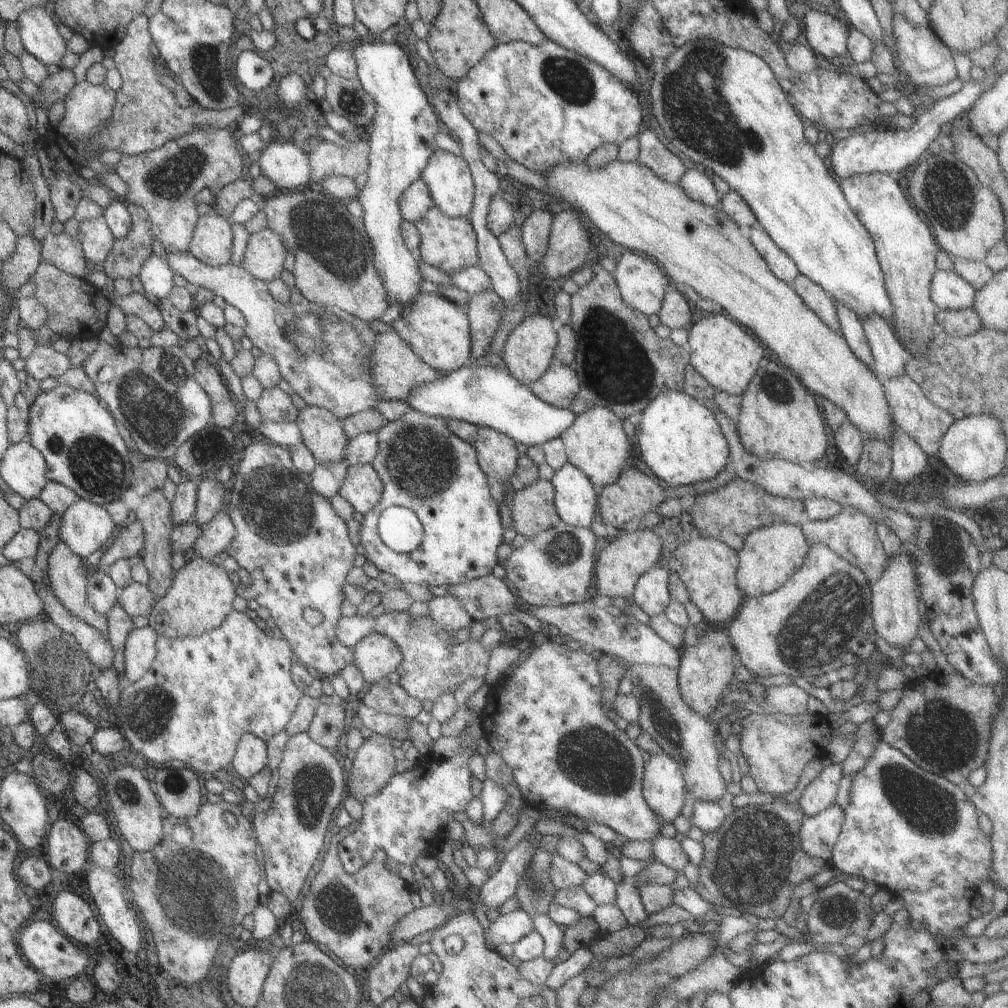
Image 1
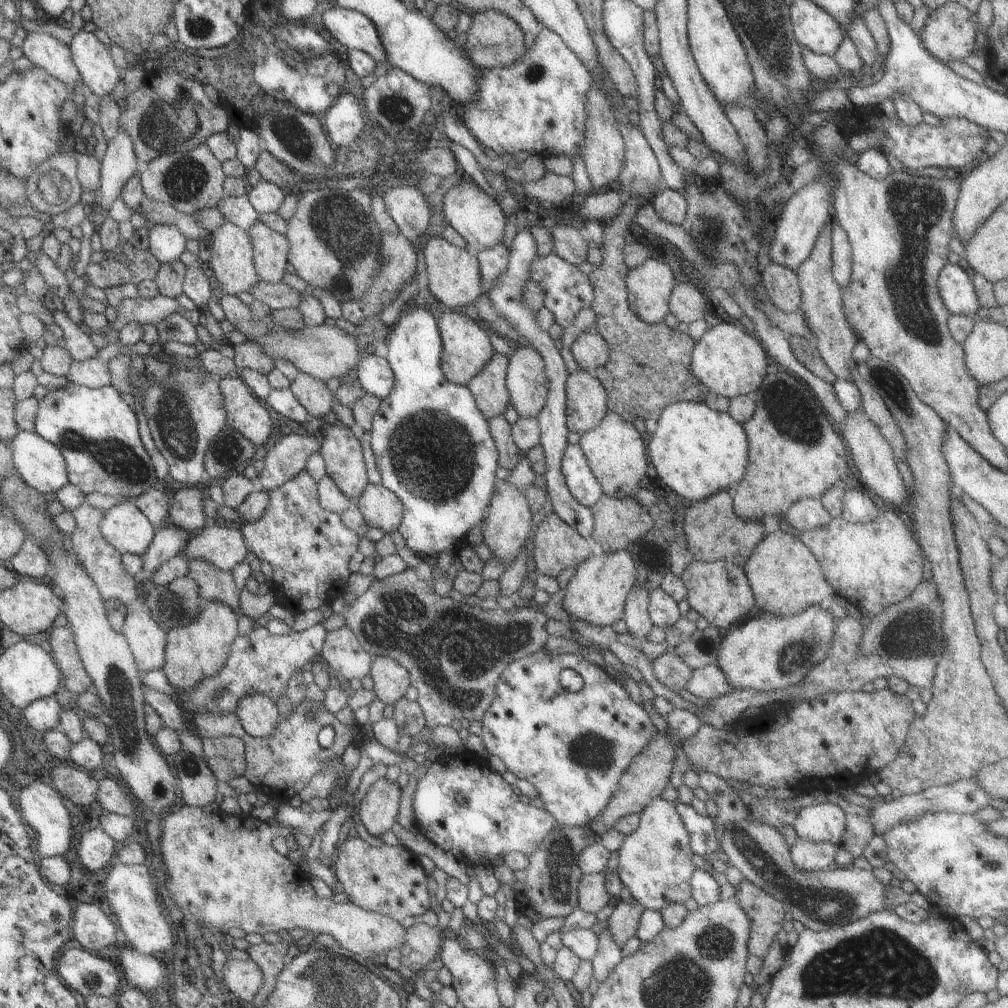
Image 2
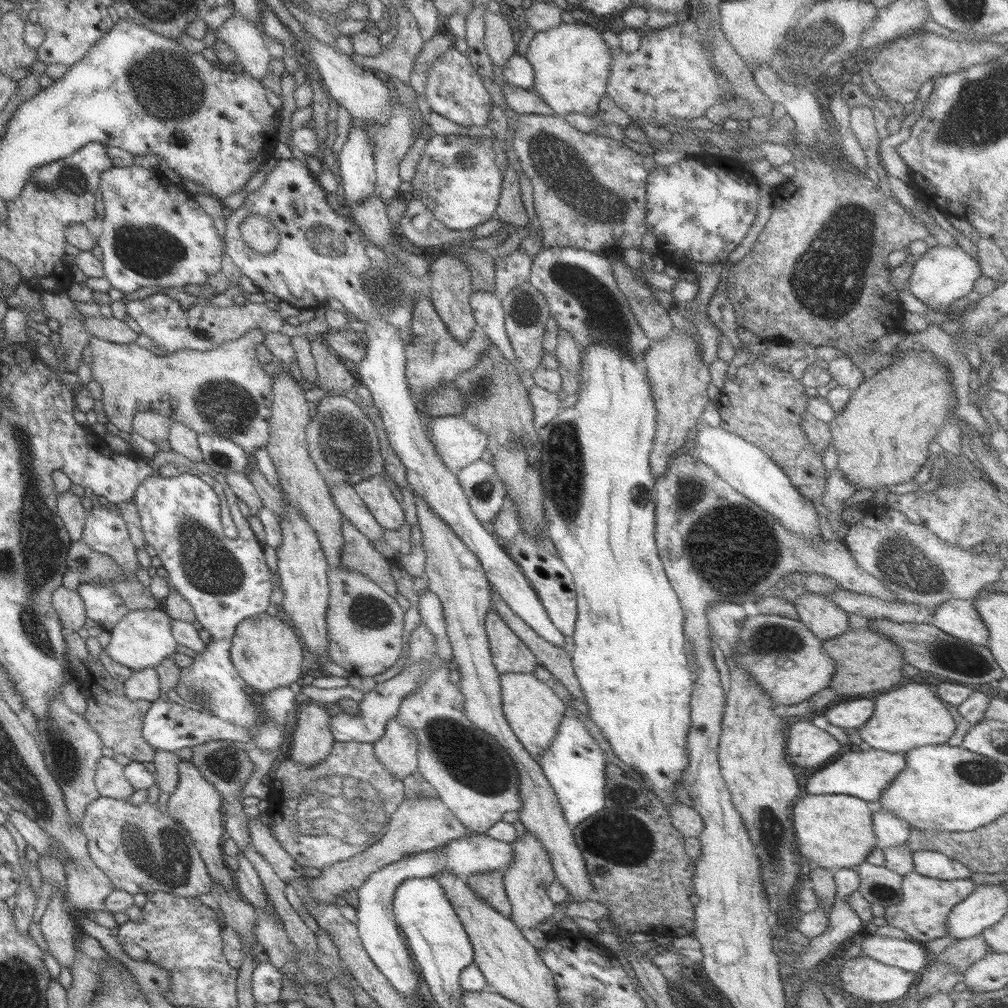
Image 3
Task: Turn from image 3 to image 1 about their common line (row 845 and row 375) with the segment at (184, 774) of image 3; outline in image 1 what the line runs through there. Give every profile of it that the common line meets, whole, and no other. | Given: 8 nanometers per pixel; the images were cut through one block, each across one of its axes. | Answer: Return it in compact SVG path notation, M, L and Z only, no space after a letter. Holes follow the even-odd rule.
M206 357L195 360L194 366L196 382L210 396L213 423L220 428L231 429L240 409L221 371L216 365L210 364Z

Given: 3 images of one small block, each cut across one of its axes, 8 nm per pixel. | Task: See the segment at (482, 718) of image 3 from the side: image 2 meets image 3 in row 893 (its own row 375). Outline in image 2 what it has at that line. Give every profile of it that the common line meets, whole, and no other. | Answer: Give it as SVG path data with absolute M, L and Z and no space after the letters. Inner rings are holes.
M576 370L569 374L565 392L566 420L570 431L582 434L604 420L608 412L607 392L593 373Z

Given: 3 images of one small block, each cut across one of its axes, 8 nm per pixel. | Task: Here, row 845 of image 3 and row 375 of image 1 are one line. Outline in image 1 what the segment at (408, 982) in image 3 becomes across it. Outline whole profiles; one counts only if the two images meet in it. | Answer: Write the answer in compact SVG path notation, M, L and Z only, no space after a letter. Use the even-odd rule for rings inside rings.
M465 365L454 372L444 373L444 376L440 376L440 380L432 380L428 384L420 384L418 388L414 388L414 392L408 396L406 402L412 409L424 414L444 419L460 419L476 426L492 428L492 430L501 432L528 447L541 446L548 440L559 437L576 418L576 414L572 412L571 408L558 408L536 398L530 392L528 385L523 385L519 380L516 380L504 367L497 366L472 368L472 366Z

